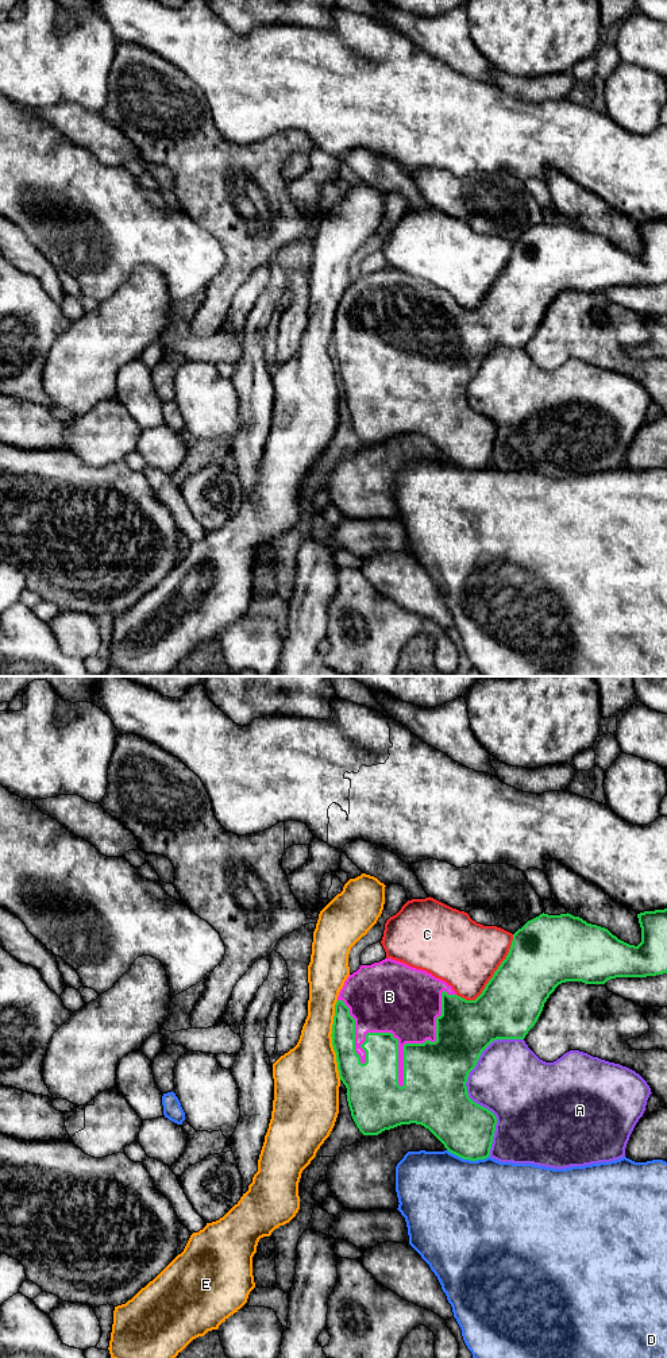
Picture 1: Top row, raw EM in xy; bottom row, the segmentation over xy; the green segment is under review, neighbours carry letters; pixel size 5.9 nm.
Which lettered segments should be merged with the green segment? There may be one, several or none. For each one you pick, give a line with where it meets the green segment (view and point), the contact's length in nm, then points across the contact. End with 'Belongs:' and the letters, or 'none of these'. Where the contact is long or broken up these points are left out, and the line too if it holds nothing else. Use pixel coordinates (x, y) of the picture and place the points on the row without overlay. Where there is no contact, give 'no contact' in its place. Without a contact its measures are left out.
B: contact xy (397, 374); length 700 nm
Belongs: B

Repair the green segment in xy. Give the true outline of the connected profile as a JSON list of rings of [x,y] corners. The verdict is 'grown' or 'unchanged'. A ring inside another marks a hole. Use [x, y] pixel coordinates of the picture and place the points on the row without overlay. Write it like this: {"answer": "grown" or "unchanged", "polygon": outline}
{"answer": "grown", "polygon": [[[667,217],[644,220],[637,223],[637,227],[641,251],[635,255],[618,248],[608,238],[587,232],[568,221],[540,223],[513,243],[506,267],[475,309],[466,309],[446,290],[392,267],[361,274],[347,286],[339,301],[331,343],[339,386],[347,397],[348,416],[359,440],[363,444],[378,444],[401,433],[416,432],[428,437],[450,462],[463,468],[487,467],[497,427],[469,406],[466,396],[469,382],[493,350],[524,348],[559,293],[566,290],[605,293],[616,286],[667,282]]]}

